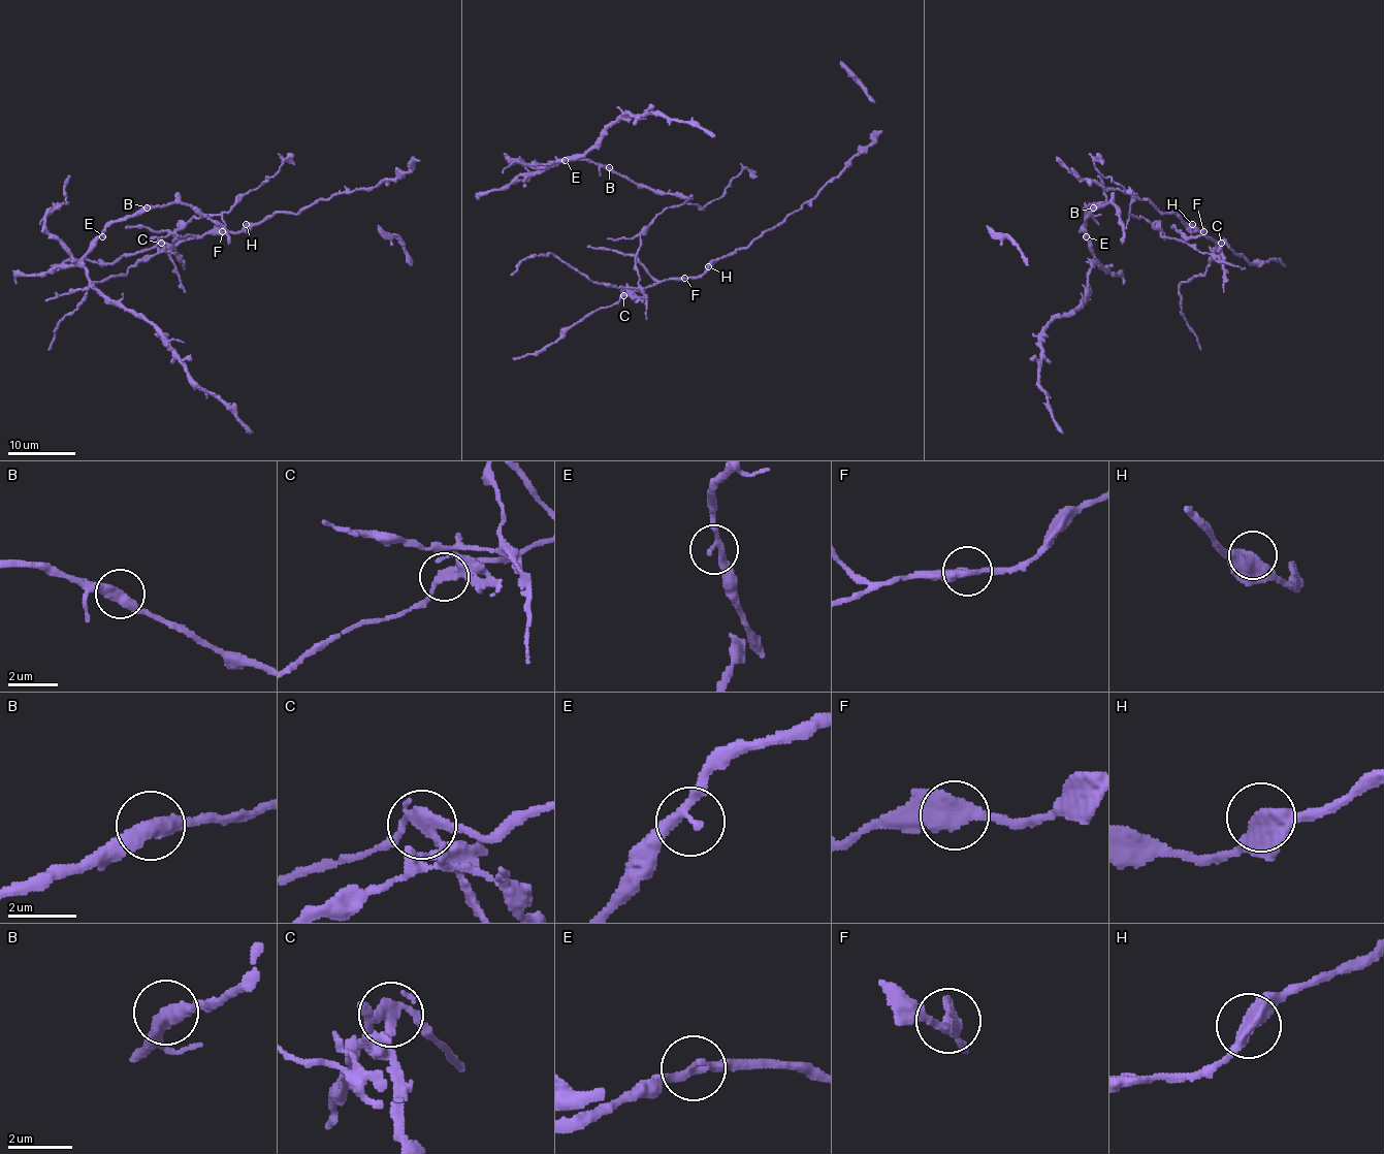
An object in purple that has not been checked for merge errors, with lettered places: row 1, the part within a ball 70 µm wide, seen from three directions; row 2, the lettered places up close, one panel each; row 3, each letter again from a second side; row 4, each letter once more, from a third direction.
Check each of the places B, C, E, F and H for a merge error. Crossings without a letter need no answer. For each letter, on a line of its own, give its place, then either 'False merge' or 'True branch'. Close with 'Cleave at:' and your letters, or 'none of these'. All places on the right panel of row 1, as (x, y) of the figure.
B: Place: (1093, 207). True branch
C: Place: (1221, 243). False merge
E: Place: (1086, 236). True branch
F: Place: (1203, 231). True branch
H: Place: (1192, 224). True branch
Cleave at: C

